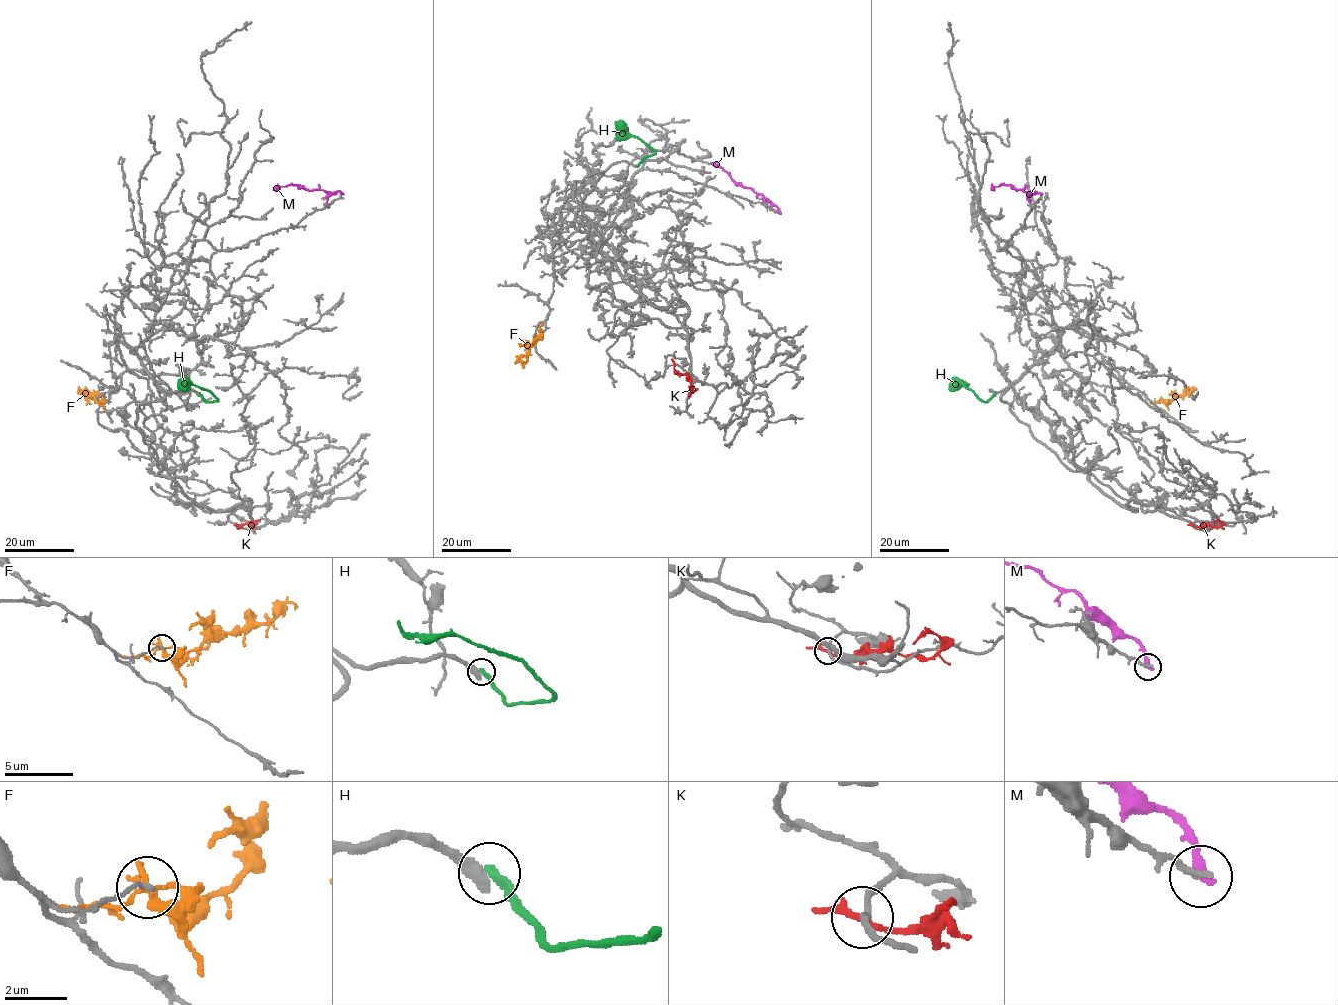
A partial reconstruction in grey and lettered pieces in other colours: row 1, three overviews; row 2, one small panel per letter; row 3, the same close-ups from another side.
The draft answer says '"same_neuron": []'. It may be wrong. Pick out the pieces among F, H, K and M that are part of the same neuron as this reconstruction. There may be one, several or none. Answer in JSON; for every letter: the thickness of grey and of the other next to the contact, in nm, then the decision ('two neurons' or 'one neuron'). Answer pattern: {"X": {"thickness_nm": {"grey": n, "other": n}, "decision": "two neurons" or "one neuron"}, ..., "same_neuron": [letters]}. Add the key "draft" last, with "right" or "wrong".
{"F": {"thickness_nm": {"grey": 120, "other": 220}, "decision": "two neurons"}, "H": {"thickness_nm": {"grey": 460, "other": 320}, "decision": "two neurons"}, "K": {"thickness_nm": {"grey": 200, "other": 200}, "decision": "two neurons"}, "M": {"thickness_nm": {"grey": 170, "other": 320}, "decision": "two neurons"}, "same_neuron": [], "draft": "right"}

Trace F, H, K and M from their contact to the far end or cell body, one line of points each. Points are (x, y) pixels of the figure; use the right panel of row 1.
F: (1162, 399), (1166, 404), (1176, 396), (1196, 390)
H: (994, 393), (984, 401), (962, 384), (950, 385)
K: (1193, 525), (1218, 527), (1221, 525), (1220, 521), (1214, 524)
M: (1041, 193), (1016, 190), (1004, 184), (991, 190)

